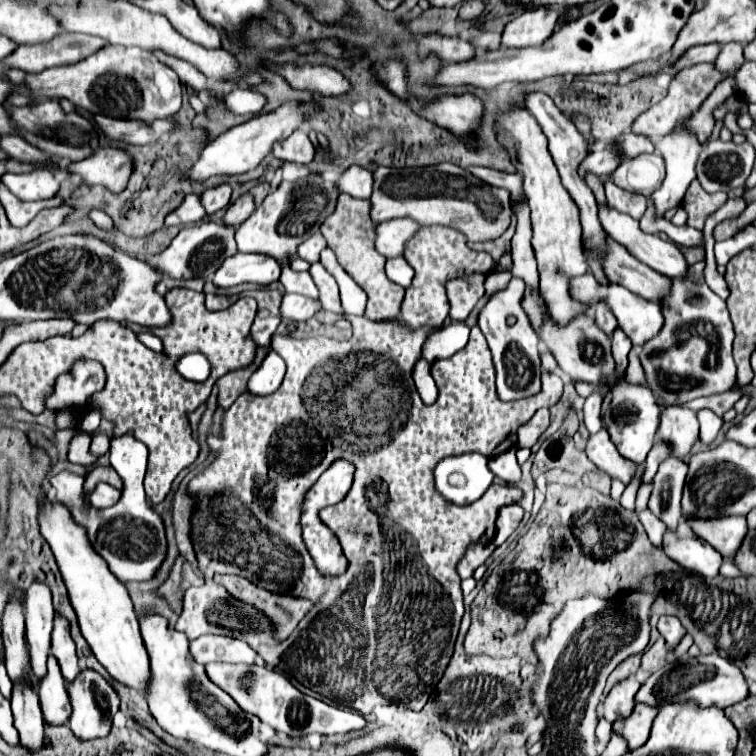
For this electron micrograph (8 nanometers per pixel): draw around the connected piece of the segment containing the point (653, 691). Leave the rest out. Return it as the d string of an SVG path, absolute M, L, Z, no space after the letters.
M707 654L689 658L685 662L675 660L673 664L667 664L653 672L639 688L635 702L645 702L651 706L659 706L661 702L673 702L673 700L695 700L699 706L717 706L725 710L727 706L733 706L749 696L747 682L739 668L731 664L729 660L723 660L719 654Z

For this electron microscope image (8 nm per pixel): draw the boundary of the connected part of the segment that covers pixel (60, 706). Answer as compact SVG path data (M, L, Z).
M49 654L47 658L47 674L39 680L39 702L45 716L45 722L49 724L65 724L67 716L71 716L71 704L65 690L65 678L59 672L59 664L55 656Z

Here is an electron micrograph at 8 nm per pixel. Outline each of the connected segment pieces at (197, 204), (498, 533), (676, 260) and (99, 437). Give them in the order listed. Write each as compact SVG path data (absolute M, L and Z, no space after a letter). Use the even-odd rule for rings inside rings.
M187 194L179 208L175 208L171 214L167 214L165 226L183 226L183 224L195 224L205 218L205 208L201 204L199 194Z
M519 504L501 508L499 516L497 516L497 530L495 530L493 544L503 544L519 528L521 518L523 518L523 508Z
M599 204L599 222L601 222L603 230L605 230L613 240L617 240L619 244L623 244L637 260L641 260L643 264L647 264L647 266L651 266L653 270L661 272L663 276L671 276L671 278L673 278L673 276L685 276L685 274L687 274L687 262L685 262L681 250L679 250L673 242L663 242L659 236L645 234L645 232L639 228L639 224L637 224L635 218L631 218L631 216L627 216L627 214L619 214L619 212L615 212L611 206L607 206L607 204Z
M97 432L93 434L93 440L91 440L91 452L97 454L97 456L103 456L107 454L109 450L109 436L105 432Z

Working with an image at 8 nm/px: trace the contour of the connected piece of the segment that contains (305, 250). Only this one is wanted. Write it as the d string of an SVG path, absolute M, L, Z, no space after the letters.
M317 232L309 240L305 240L297 252L299 252L299 258L303 258L307 262L319 262L319 254L323 248L325 248L325 238L321 236L321 232Z

